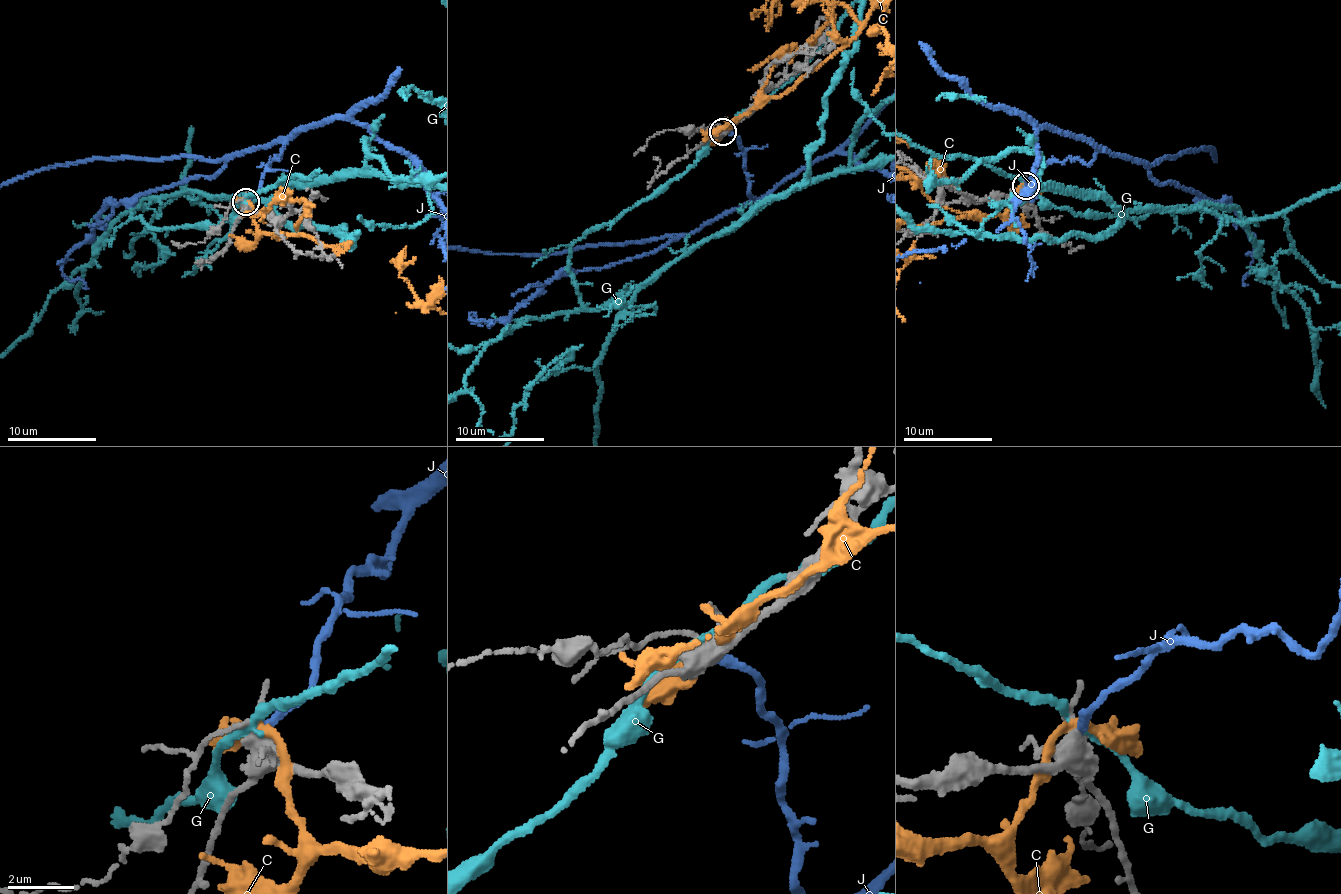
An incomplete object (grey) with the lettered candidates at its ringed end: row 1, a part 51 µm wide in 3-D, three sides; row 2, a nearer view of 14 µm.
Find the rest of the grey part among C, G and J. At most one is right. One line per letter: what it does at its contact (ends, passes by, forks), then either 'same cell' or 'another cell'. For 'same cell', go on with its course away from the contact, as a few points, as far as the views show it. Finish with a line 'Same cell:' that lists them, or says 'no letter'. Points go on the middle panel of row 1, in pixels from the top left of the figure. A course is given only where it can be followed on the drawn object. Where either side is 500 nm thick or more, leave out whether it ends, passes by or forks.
C: it passes by; another cell
G: it passes by; another cell
J: it ends; same cell
Same cell: J

